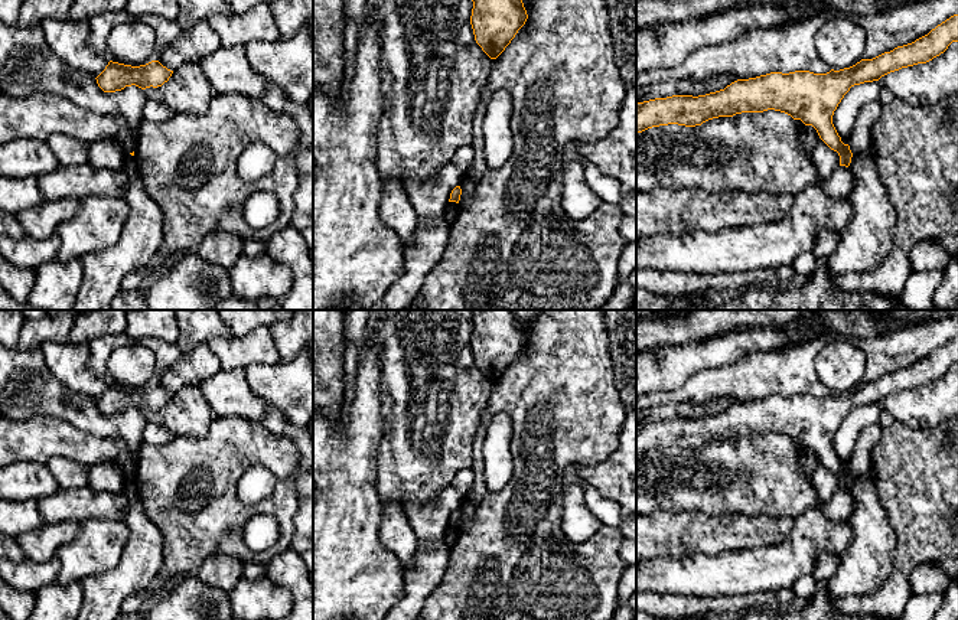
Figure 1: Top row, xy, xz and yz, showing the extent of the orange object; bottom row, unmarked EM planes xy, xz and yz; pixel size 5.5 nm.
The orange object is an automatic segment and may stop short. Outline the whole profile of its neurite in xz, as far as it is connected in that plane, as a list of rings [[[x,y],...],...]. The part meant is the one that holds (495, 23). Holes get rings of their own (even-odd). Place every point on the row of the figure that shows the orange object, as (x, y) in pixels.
[[[472,0],[470,25],[482,50],[496,59],[525,25],[522,0]]]

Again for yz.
[[[958,14],[951,16],[928,35],[912,43],[897,46],[873,59],[861,59],[850,68],[827,74],[795,71],[770,72],[749,79],[737,79],[724,89],[706,95],[672,95],[636,104],[636,131],[678,124],[701,125],[742,112],[775,110],[812,125],[819,138],[840,156],[840,166],[848,167],[853,153],[841,141],[832,115],[851,87],[879,81],[902,68],[926,63],[958,42]]]

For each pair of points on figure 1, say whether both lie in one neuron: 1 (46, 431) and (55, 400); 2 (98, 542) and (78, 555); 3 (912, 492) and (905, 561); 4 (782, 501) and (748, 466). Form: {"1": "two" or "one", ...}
{"1": "two", "2": "one", "3": "one", "4": "one"}

